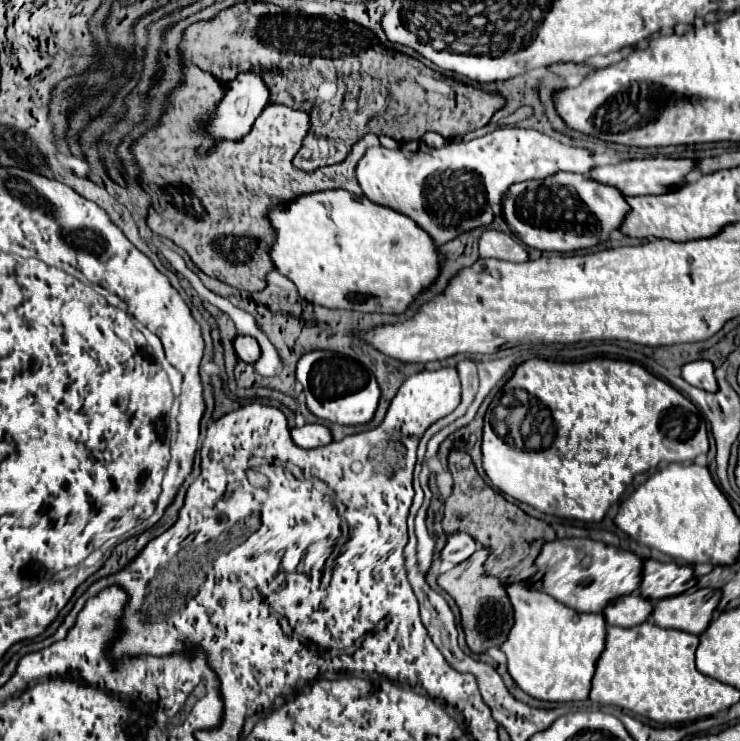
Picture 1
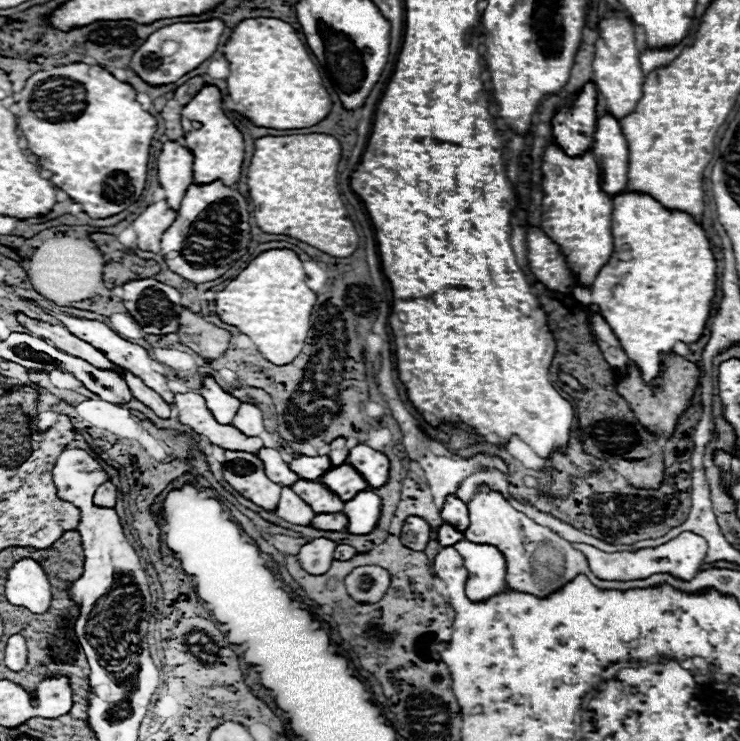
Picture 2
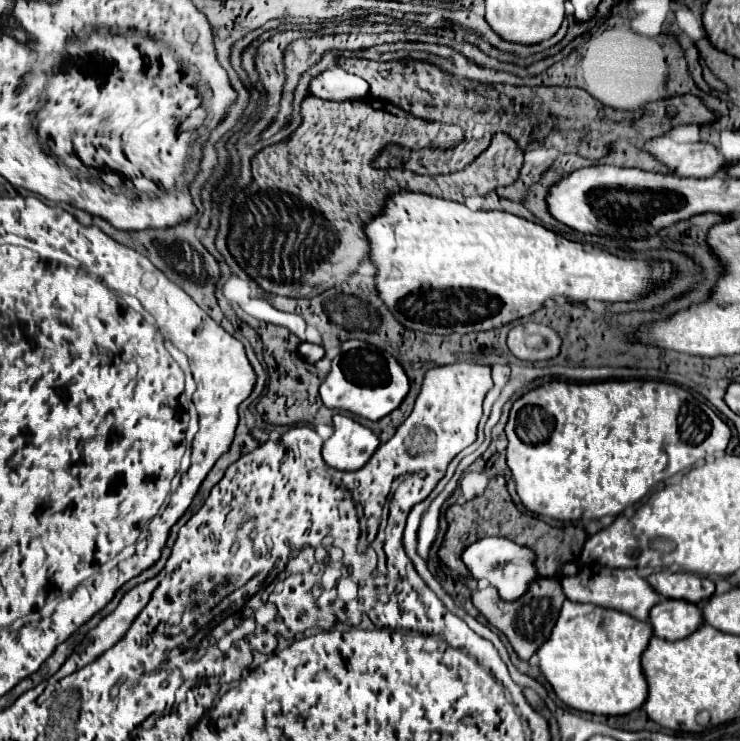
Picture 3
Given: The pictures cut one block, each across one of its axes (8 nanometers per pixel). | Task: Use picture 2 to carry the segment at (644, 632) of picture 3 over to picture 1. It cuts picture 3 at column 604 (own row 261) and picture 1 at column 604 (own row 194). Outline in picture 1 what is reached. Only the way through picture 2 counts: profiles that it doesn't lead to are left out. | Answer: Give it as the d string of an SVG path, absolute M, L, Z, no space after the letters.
M514 582L506 590L514 606L514 626L508 634L508 640L500 646L500 650L508 658L508 672L514 678L514 682L526 694L538 700L550 700L550 702L586 700L590 694L596 662L604 652L604 644L606 644L606 618L602 618L602 614L582 614L570 610L562 602L550 598L548 594L528 588L526 582Z

